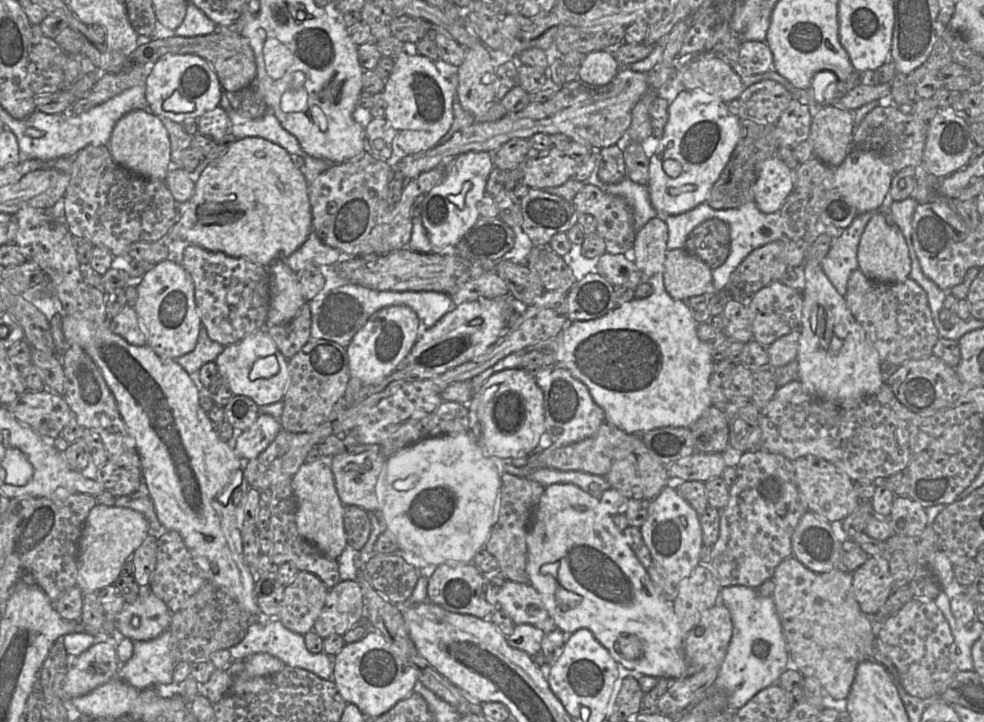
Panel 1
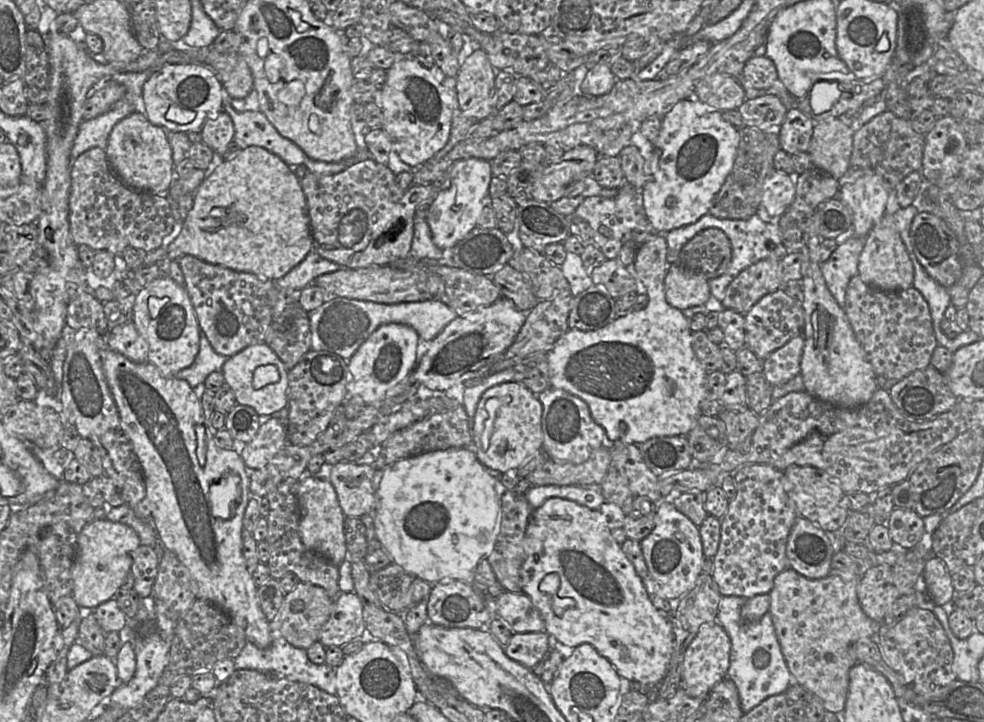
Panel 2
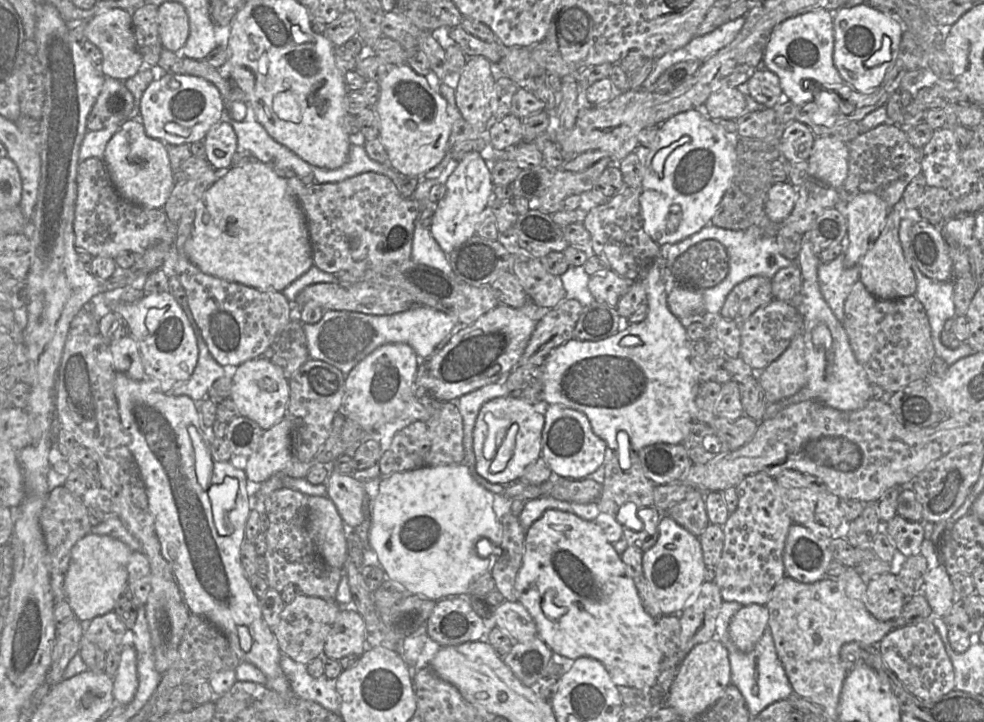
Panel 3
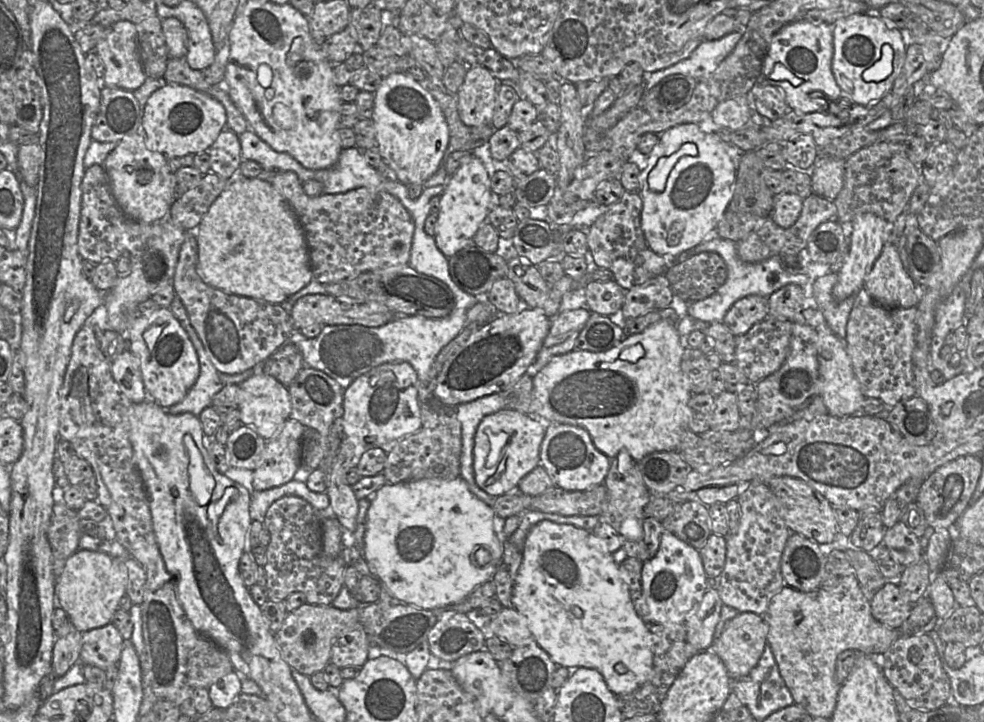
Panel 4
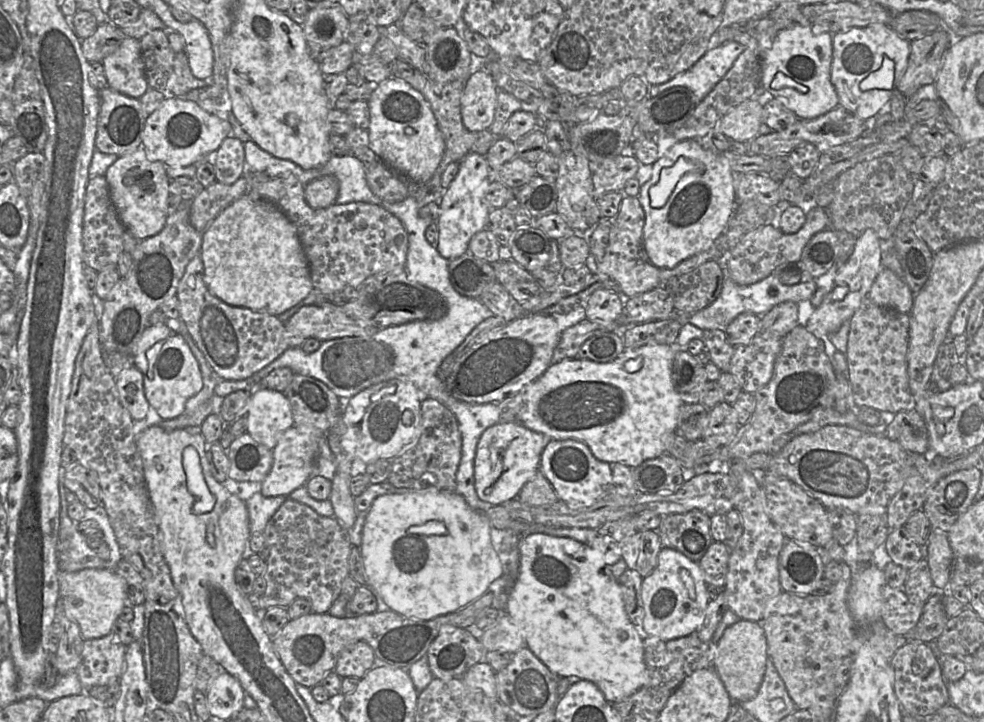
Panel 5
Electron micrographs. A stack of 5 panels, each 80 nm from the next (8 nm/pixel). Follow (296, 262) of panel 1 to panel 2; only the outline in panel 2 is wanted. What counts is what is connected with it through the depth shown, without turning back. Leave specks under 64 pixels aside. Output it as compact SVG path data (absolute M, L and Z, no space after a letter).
M313 248L305 259L293 268L285 277L278 282L279 286L291 294L293 300L299 302L299 293L307 283L326 273L336 271L341 266L322 258Z

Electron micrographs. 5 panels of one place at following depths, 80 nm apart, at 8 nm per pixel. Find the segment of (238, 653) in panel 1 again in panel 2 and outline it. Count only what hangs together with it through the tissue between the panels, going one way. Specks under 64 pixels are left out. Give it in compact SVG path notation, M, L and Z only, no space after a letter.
M272 632L272 642L264 649L258 648L253 643L247 641L233 662L235 670L255 670L273 678L282 677L291 681L303 682L314 685L329 694L337 694L335 669L326 663L320 665L313 664L309 660L306 650L292 646L279 633Z

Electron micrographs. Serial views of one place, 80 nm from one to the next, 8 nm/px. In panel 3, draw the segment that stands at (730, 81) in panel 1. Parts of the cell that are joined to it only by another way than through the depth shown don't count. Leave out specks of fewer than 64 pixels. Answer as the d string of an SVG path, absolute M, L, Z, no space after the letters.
M720 87L711 92L705 107L712 120L738 121L746 112L746 96L738 87Z

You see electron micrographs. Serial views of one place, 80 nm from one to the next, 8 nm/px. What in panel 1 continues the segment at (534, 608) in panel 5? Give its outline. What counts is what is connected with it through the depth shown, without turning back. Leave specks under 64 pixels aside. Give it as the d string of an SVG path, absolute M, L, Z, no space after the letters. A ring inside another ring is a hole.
M555 483L544 488L536 509L534 510L526 537L527 543L527 564L526 571L529 583L539 592L542 597L544 606L548 611L549 617L555 626L570 635L575 631L586 628L589 629L595 638L609 651L611 656L619 663L619 665L634 670L638 673L653 676L658 679L671 678L680 679L687 675L689 665L684 654L684 636L682 635L678 618L674 611L674 602L664 599L656 590L646 569L639 562L632 549L626 543L623 532L620 531L613 518L604 510L600 499L583 491L574 484ZM628 634L638 636L643 644L642 655L639 658L629 658L620 651L620 638Z

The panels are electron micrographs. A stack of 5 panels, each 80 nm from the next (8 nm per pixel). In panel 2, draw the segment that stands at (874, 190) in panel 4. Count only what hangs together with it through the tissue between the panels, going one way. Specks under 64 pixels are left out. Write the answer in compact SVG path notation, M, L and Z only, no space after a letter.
M886 110L854 131L852 138L851 167L880 176L888 192L895 190L911 172L922 170L926 136L917 133L910 120L899 118Z

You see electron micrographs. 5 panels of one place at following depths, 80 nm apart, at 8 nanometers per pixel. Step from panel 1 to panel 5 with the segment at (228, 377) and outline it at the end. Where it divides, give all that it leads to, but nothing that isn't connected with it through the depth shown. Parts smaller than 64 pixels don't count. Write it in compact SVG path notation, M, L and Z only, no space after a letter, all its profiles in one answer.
M259 389L251 394L246 415L247 432L273 450L283 434L294 426L290 402L285 393Z

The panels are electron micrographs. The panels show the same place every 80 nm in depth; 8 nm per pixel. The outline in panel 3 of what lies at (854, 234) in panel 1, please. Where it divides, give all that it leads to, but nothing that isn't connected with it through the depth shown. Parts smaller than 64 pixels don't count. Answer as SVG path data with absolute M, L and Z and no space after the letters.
M844 252L830 263L819 265L818 282L821 294L834 316L842 323L846 298L858 280L859 265L846 267Z

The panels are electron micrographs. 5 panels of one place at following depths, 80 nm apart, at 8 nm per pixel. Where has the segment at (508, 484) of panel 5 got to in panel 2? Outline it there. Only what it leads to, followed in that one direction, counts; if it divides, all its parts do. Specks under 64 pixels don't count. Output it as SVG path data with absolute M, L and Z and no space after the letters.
M518 382L486 390L478 402L472 425L472 448L489 470L513 473L537 452L542 452L542 405L539 397Z

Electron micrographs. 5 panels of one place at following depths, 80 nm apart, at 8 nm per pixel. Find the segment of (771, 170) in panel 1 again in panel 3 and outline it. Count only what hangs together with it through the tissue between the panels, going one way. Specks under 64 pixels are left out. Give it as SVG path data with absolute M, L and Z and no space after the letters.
M789 181L770 186L765 211L774 223L783 223L792 213L797 201L797 188Z

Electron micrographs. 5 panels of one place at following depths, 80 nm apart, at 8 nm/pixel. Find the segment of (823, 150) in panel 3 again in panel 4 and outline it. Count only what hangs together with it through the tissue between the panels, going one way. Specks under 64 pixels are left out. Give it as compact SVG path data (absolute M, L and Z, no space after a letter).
M819 149L818 160L813 165L813 170L811 171L813 193L827 200L834 201L843 187L844 173L845 173L845 160L831 156L820 156Z

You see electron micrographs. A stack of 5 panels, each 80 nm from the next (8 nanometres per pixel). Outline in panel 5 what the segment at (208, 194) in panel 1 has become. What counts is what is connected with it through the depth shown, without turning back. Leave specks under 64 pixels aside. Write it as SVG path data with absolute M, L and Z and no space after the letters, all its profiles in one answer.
M247 194L225 208L202 233L201 258L204 282L209 291L231 306L280 316L303 301L314 288L309 264L295 226L272 203L252 199Z

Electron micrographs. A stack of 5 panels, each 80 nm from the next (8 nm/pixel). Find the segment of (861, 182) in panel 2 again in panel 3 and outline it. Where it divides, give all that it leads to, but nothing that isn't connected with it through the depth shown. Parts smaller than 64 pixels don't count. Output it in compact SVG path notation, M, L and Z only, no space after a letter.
M872 192L855 196L844 209L848 221L849 246L845 251L845 266L859 265L883 230L890 208Z

